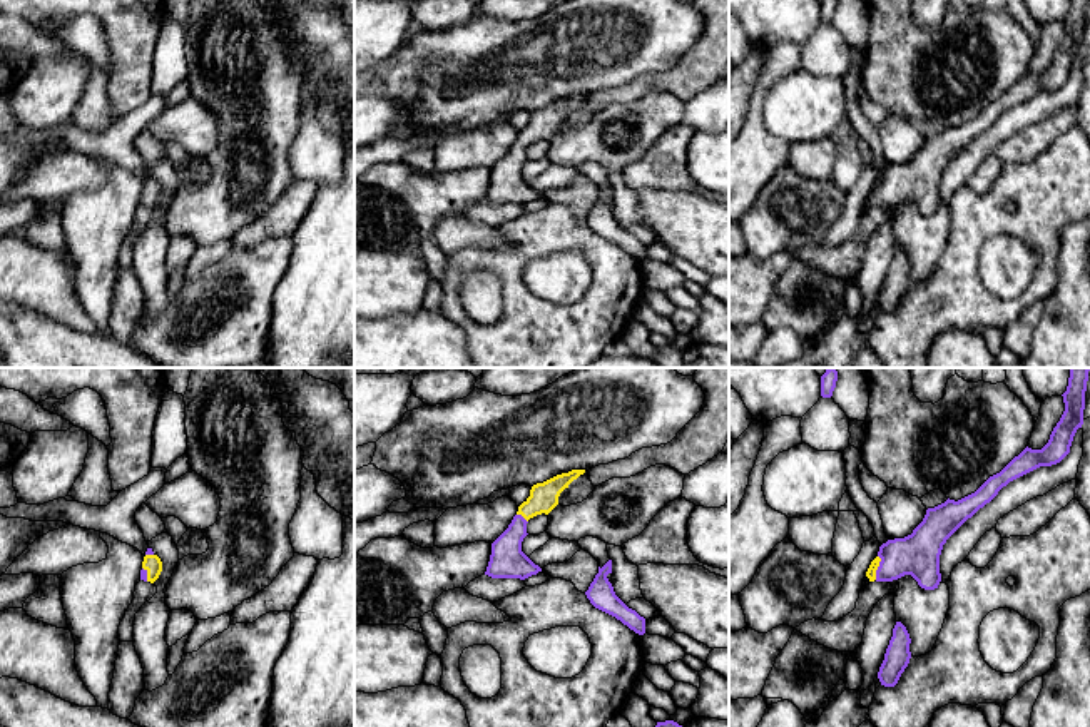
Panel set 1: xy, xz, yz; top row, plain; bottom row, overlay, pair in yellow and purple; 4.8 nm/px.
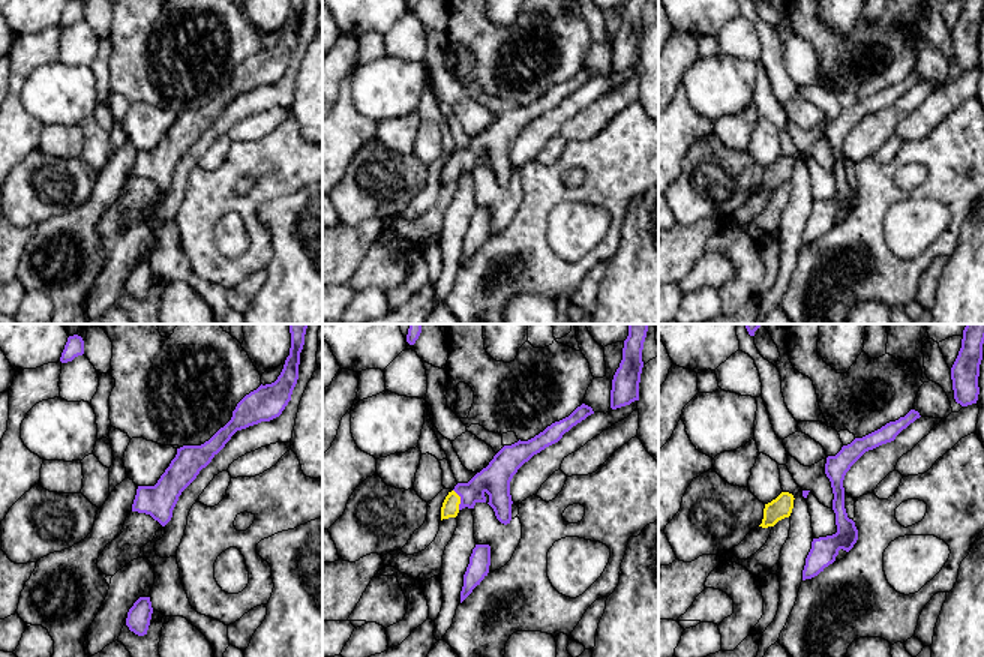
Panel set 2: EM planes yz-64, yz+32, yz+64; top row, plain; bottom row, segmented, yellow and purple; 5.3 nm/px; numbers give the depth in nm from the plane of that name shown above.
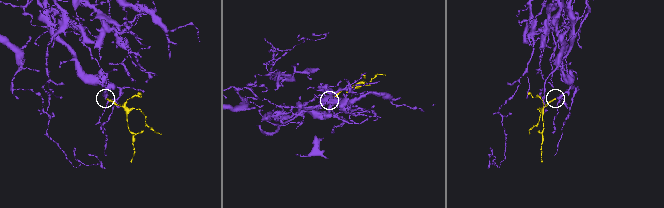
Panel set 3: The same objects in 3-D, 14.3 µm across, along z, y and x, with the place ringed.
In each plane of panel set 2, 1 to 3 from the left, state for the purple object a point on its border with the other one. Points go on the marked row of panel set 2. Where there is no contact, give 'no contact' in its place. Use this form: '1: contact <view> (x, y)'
1: no contact
2: contact yz+32 (459, 500)
3: no contact

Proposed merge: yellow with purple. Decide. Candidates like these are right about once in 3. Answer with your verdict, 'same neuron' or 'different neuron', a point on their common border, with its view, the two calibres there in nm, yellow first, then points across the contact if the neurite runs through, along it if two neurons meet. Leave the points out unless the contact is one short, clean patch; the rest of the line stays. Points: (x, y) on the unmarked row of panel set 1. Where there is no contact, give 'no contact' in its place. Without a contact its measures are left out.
same neuron; meets yellow in yz at (878, 191); 50 nm thick on the yellow side, 200 nm on the other; runs through yz (871, 198), (878, 191), (918, 179)

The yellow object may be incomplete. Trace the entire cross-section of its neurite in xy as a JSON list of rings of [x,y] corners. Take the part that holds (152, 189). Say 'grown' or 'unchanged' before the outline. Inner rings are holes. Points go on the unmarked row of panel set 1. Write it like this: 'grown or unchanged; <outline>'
grown; [[[147,174],[142,187],[140,206],[154,209],[159,204],[160,197],[160,184],[152,177],[152,174]]]

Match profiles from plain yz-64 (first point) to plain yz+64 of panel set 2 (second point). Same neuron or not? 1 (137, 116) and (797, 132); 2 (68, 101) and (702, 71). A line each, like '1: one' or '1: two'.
1: two
2: one

